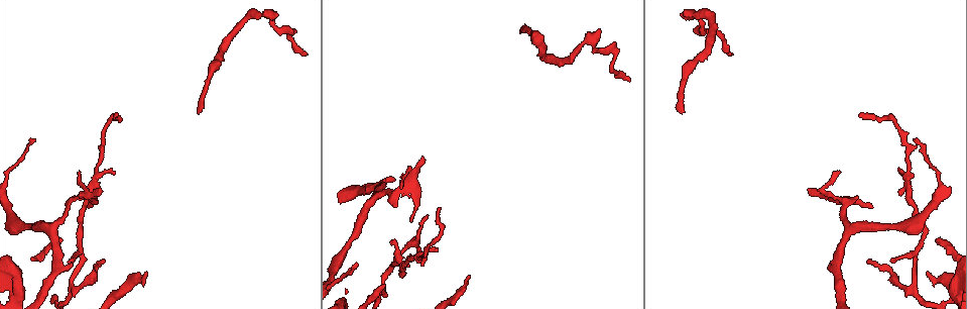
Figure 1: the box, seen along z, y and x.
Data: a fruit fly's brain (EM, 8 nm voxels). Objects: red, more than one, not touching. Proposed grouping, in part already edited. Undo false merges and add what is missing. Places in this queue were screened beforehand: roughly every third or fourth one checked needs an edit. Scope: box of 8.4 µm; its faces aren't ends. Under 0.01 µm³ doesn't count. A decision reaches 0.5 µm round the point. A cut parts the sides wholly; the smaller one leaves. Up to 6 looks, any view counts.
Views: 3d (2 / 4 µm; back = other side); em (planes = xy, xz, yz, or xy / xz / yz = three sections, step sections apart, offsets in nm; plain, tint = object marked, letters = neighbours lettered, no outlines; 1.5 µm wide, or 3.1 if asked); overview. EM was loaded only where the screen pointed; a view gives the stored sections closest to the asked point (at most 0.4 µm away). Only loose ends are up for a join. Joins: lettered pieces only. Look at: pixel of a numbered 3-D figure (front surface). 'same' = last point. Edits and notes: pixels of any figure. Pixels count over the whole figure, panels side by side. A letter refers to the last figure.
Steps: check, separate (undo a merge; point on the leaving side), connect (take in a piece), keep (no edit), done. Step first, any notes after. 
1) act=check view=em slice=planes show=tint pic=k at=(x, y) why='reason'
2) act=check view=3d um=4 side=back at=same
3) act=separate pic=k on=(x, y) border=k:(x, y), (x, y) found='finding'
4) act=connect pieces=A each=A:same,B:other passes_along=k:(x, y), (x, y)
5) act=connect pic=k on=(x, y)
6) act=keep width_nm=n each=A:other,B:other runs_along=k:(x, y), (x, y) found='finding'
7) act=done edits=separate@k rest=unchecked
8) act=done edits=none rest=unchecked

act=check view=3d um=2 pic=1 at=(701, 29) why='sharp bend'

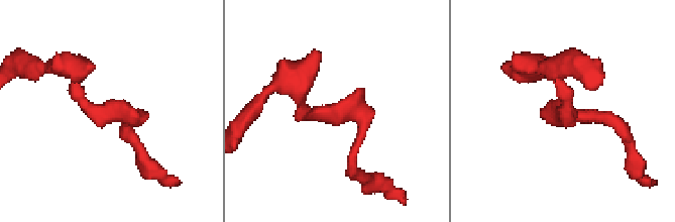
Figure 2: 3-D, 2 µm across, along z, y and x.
act=check view=em slice=planes show=tint pic=2 at=(131, 113) why='now the EM'

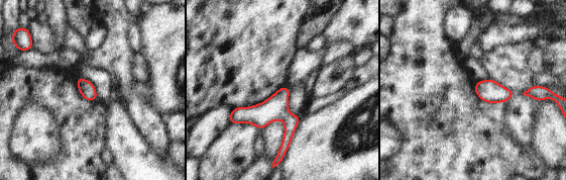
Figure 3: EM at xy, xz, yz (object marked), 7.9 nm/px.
act=check view=em slice=planes show=letters at=same

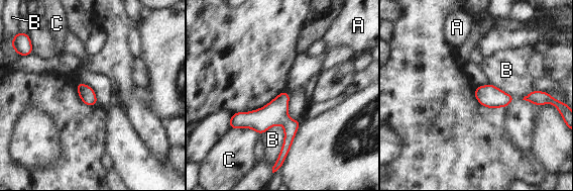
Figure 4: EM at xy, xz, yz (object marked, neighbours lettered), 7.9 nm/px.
act=keep width_nm=180 each=A:other,B:other,C:other border=4:(279, 123), (283, 144), (272, 167) found='continuous, no second cell'

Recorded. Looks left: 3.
act=check view=3d um=2 pic=1 at=(519, 32) why='end of a long branch'

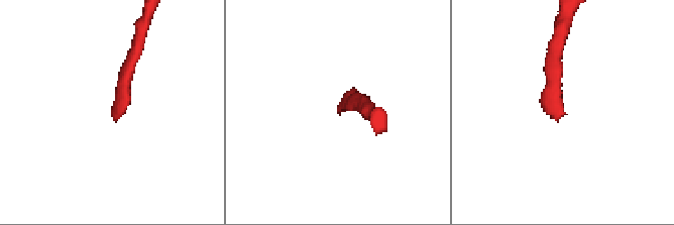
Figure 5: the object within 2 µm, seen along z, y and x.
act=check view=em slice=planes show=letters pic=5 at=(557, 119) why='need the tissue'

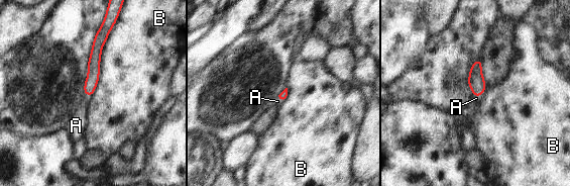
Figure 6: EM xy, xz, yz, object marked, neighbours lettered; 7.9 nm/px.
act=connect pieces=A each=A:same,B:other passes_along=6:(283, 94), (280, 98), (277, 101) found='the cell continues'

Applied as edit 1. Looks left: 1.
act=done edits=connect@6 rest=unchecked

